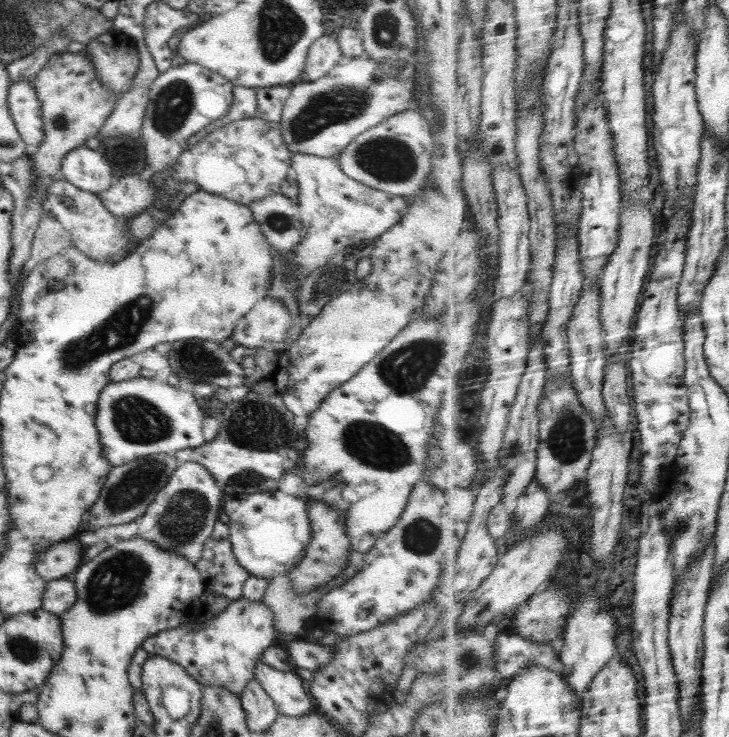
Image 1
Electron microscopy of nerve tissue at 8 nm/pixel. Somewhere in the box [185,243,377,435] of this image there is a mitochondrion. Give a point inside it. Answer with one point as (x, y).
(336, 276)

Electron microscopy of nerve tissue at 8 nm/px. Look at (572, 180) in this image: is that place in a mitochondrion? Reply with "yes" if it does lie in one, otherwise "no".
no

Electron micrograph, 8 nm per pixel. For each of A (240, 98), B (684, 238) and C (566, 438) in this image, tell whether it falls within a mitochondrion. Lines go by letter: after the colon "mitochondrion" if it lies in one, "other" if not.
A: other
B: other
C: mitochondrion

